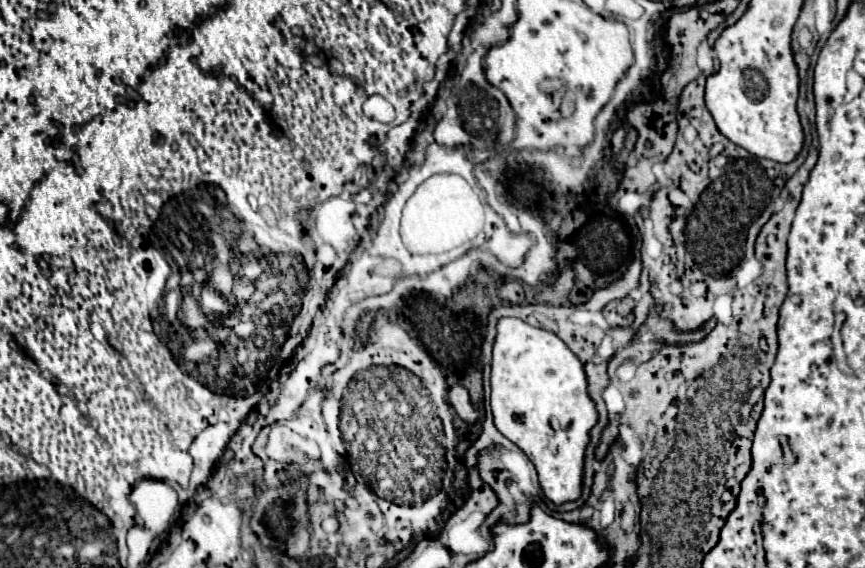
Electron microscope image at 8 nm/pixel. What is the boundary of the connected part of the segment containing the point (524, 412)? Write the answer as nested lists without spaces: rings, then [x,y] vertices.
[[[503,317],[497,321],[497,337],[491,357],[491,413],[497,431],[523,449],[535,463],[539,483],[547,499],[555,505],[575,501],[581,493],[583,453],[589,441],[589,429],[597,423],[597,411],[587,395],[587,379],[581,361],[555,333],[531,327],[517,317]]]

